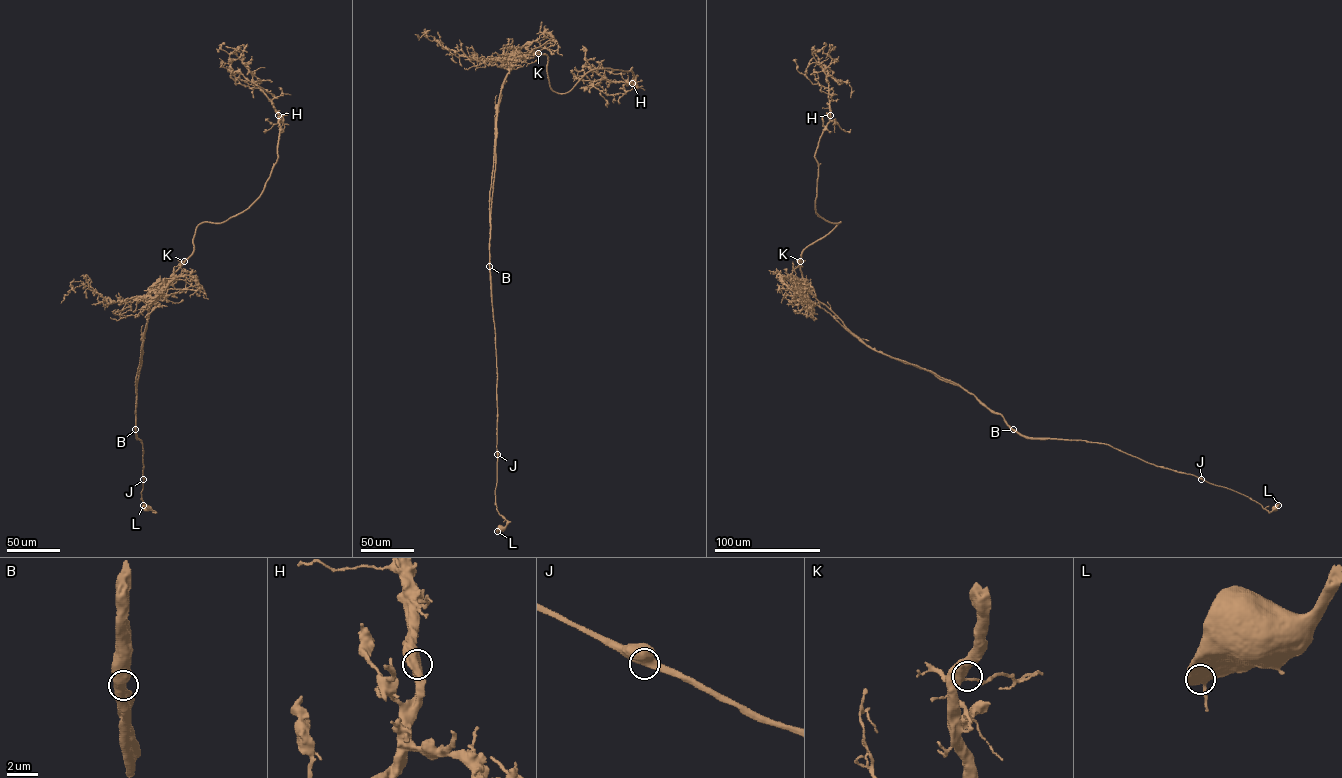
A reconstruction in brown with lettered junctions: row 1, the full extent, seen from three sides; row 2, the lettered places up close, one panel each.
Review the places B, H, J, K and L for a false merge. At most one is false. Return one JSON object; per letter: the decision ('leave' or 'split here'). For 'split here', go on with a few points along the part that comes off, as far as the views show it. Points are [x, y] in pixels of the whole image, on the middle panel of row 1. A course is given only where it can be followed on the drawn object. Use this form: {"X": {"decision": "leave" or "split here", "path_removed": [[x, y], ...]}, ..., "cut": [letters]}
{"B": {"decision": "split here", "path_removed": [[489, 266], [497, 104], [509, 63], [499, 57], [469, 58], [429, 40], [425, 34], [420, 37], [415, 34]]}, "H": {"decision": "leave"}, "J": {"decision": "leave"}, "K": {"decision": "leave"}, "L": {"decision": "leave"}, "cut": ["B"]}

